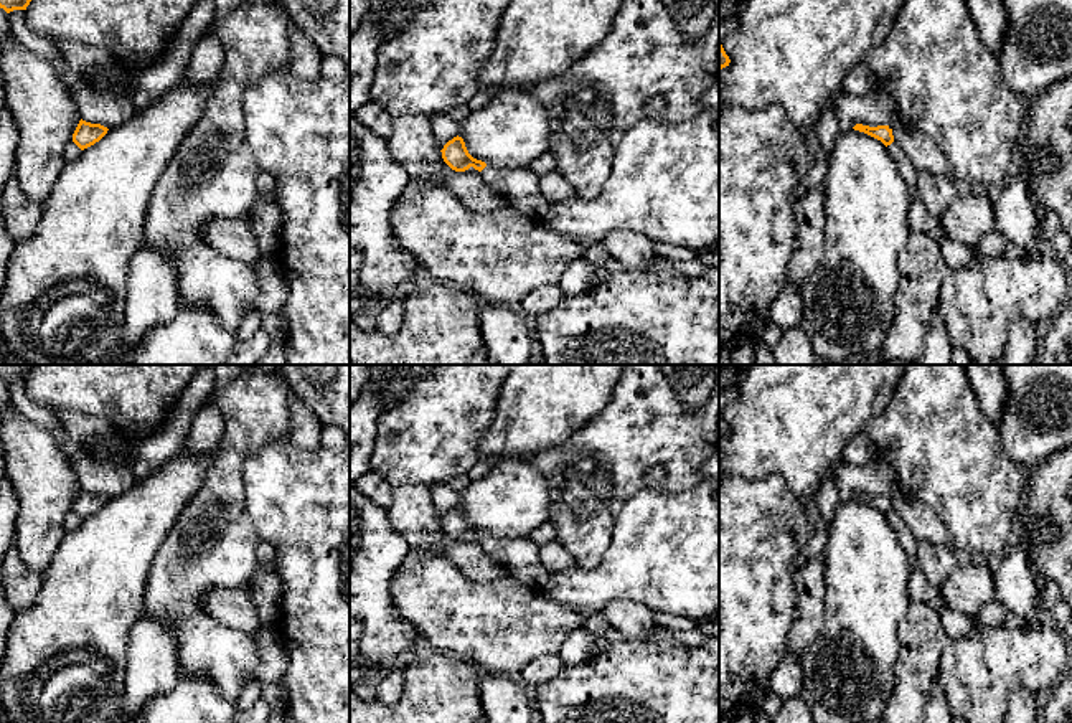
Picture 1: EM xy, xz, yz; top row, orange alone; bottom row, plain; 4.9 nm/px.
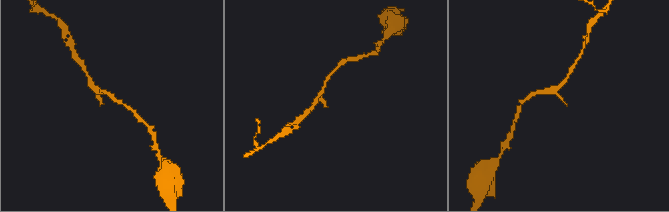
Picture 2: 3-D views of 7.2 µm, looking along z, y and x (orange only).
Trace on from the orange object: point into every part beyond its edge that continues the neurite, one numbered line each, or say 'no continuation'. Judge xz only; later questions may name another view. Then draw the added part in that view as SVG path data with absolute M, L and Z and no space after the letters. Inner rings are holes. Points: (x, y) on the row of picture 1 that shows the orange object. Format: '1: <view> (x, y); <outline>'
1: xz (521, 187); M487 163L478 175L529 218L541 220L551 206L541 193L539 177L529 167L505 168Z

